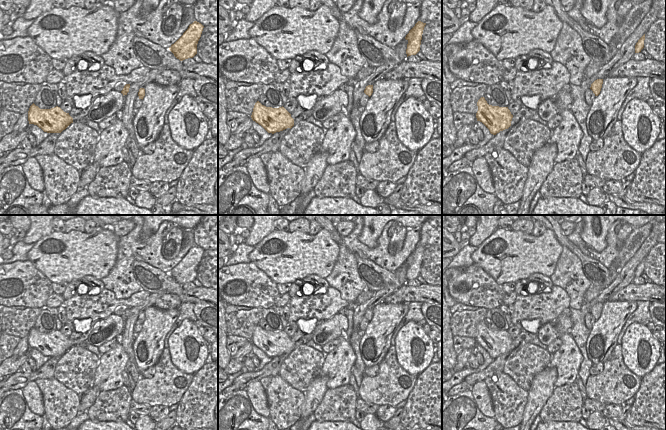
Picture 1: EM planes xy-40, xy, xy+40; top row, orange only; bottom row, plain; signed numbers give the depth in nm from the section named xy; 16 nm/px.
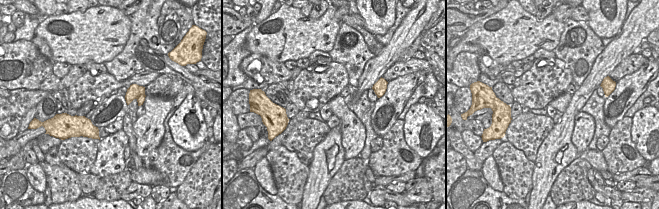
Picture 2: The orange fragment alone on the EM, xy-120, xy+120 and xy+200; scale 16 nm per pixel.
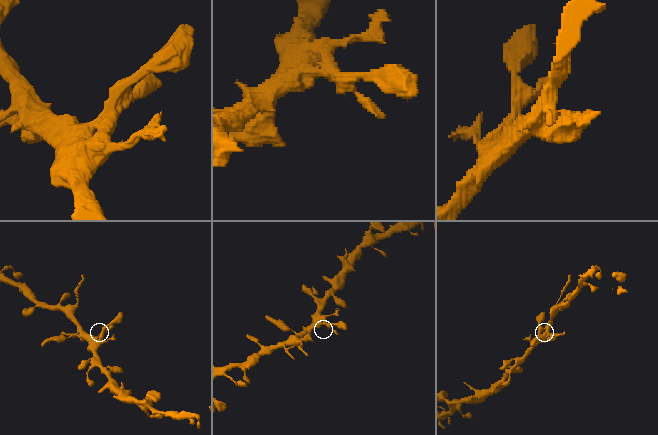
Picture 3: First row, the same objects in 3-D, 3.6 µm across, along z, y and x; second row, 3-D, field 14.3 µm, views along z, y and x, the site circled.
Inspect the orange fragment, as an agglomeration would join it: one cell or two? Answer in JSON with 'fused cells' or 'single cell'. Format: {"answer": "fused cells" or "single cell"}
{"answer": "fused cells"}

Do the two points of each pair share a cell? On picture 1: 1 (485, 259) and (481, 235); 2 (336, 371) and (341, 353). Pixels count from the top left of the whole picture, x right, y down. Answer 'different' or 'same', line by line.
1: different
2: same

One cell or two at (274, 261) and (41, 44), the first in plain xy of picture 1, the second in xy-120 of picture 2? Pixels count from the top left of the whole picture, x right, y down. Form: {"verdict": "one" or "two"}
{"verdict": "two"}

